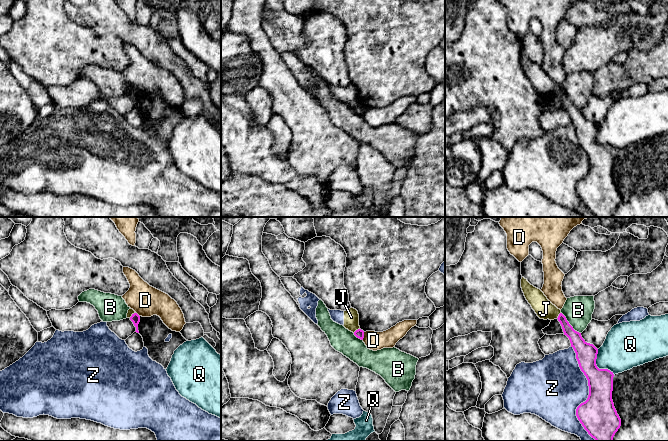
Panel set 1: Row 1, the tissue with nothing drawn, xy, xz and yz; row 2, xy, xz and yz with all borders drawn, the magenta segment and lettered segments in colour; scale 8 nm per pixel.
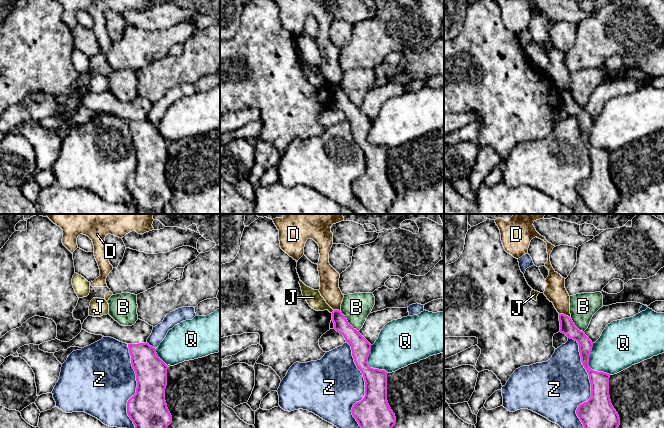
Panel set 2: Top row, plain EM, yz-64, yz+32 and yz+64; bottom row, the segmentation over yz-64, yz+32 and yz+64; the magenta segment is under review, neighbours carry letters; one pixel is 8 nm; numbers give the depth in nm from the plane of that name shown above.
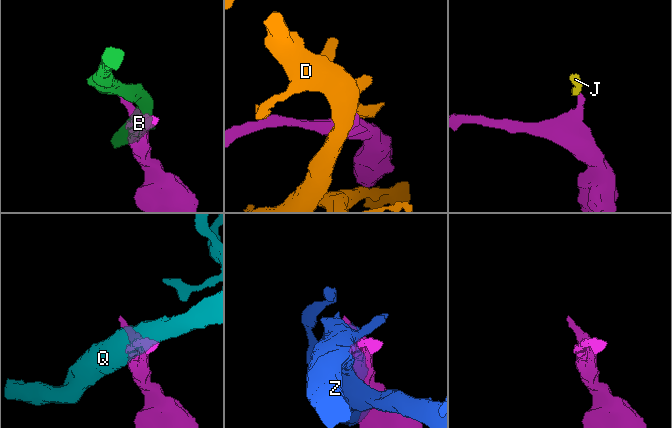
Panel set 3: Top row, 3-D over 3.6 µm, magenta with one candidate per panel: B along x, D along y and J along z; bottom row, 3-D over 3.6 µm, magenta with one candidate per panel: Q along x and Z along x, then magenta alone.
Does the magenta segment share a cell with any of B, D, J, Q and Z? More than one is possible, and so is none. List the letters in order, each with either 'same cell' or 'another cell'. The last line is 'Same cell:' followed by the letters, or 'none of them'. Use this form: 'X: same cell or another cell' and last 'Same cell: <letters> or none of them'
B: another cell
D: another cell
J: another cell
Q: another cell
Z: another cell
Same cell: none of them

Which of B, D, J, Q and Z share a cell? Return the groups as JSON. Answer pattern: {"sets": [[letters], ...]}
{"sets": [["B"], ["D"], ["J", "Z"], ["Q"]]}

